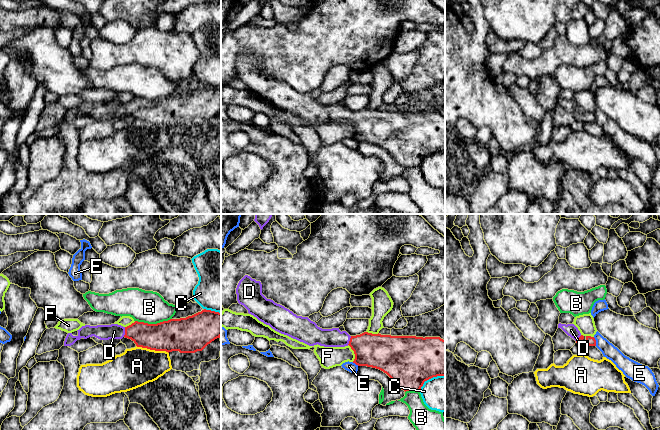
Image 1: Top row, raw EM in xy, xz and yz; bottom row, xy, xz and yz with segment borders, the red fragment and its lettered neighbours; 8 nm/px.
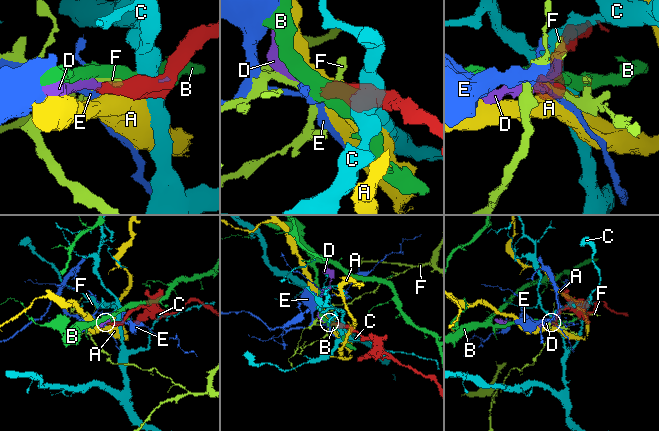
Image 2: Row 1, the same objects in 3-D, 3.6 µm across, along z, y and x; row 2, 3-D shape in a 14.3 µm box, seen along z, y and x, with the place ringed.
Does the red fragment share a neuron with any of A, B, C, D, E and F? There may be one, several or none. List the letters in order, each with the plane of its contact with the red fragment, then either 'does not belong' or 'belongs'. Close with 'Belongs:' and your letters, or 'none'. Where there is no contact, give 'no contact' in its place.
A: xy | does not belong
B: xy | does not belong
C: xz | does not belong
D: xy | belongs
E: yz | does not belong
F: xz | does not belong
Belongs: D

